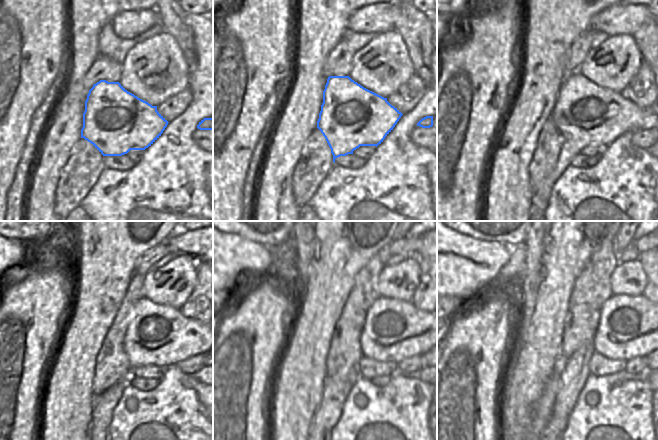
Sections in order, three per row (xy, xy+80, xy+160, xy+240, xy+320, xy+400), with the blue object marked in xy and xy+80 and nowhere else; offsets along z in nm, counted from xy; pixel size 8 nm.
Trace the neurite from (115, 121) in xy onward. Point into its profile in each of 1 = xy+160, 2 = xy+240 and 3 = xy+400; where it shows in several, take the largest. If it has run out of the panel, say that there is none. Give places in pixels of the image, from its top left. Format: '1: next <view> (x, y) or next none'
1: next xy+160 (584, 113)
2: next xy+240 (160, 335)
3: next xy+400 (629, 326)

